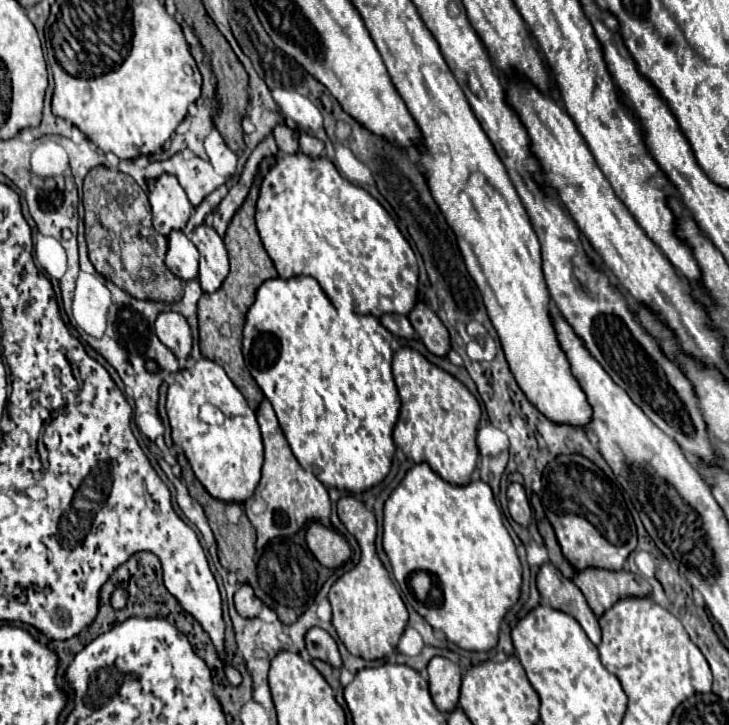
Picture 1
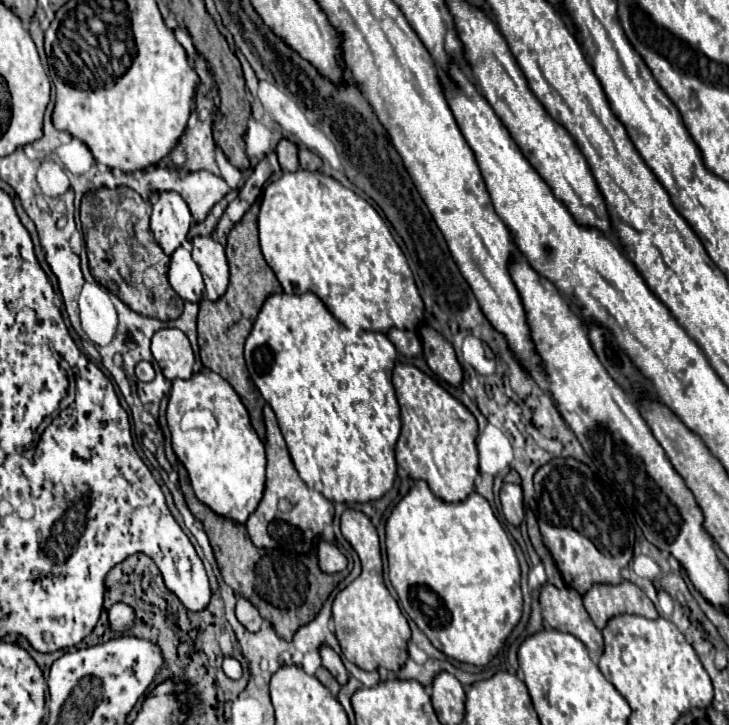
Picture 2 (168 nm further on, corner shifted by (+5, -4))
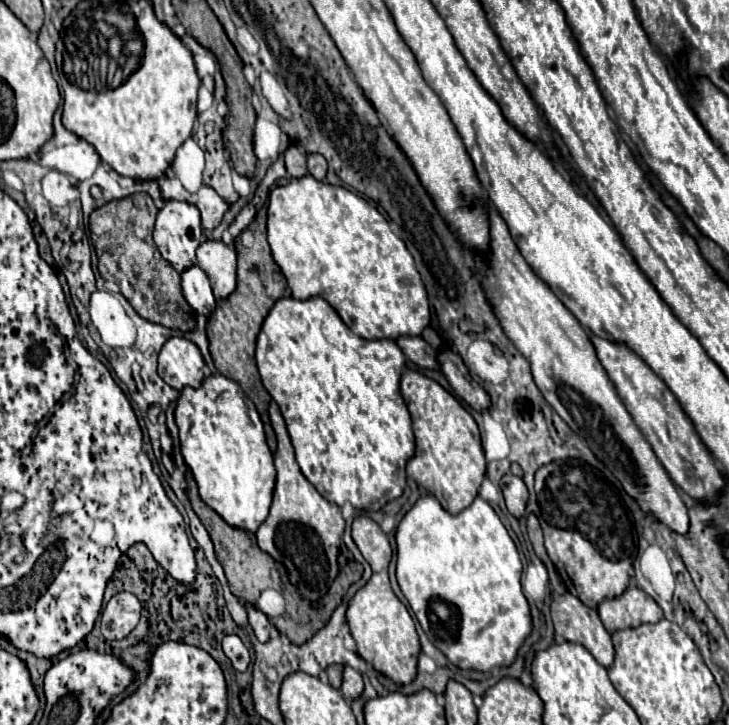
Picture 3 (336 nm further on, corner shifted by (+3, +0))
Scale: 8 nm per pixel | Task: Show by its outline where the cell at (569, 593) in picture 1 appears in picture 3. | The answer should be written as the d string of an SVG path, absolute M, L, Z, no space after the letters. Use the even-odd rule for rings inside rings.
M556 594L550 610L552 610L554 630L560 640L584 646L604 668L612 666L614 648L610 632L602 626L596 610L584 606L572 594L564 596Z

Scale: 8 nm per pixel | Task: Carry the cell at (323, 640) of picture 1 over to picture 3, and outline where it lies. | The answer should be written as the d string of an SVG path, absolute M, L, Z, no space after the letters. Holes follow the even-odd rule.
M346 666L346 668L344 668L344 682L342 682L340 692L342 692L344 698L356 700L356 698L364 692L364 682L362 682L360 672L356 672L354 668Z

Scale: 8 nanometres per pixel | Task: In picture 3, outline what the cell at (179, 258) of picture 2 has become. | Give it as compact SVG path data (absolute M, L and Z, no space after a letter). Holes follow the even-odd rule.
M192 266L182 274L182 294L184 294L186 302L198 314L210 316L216 308L216 298L212 294L210 280L198 266Z

